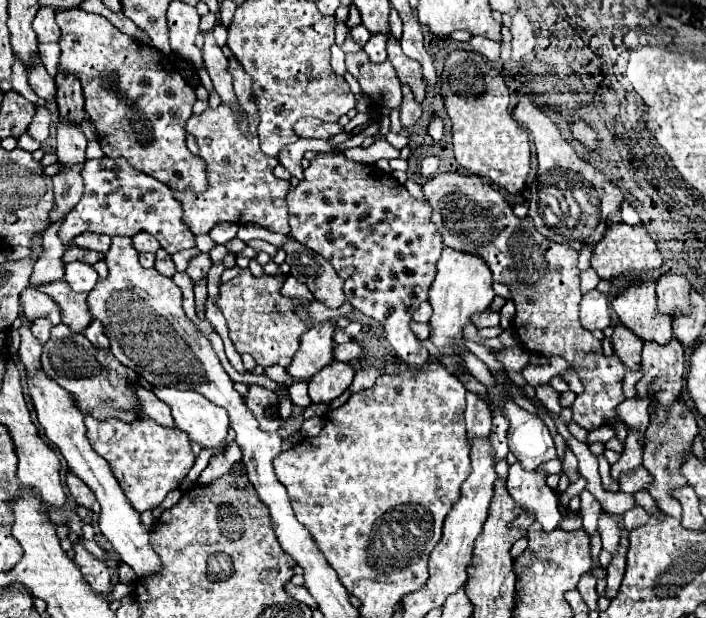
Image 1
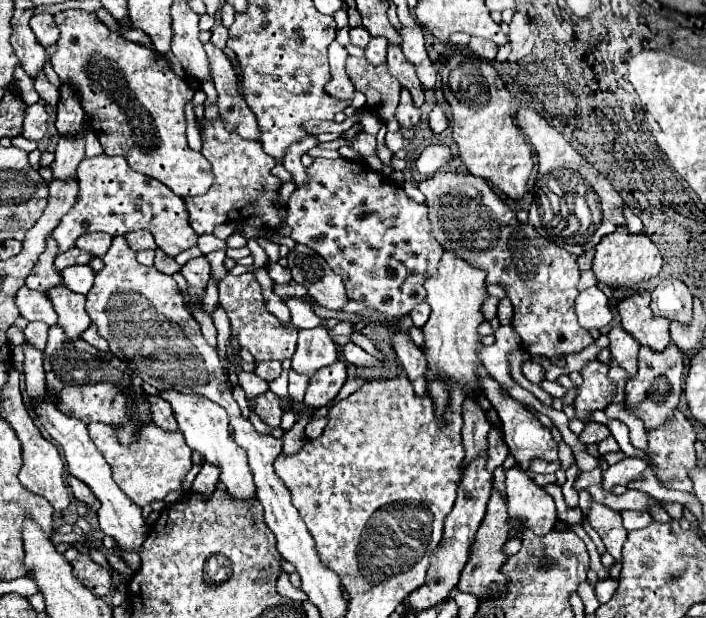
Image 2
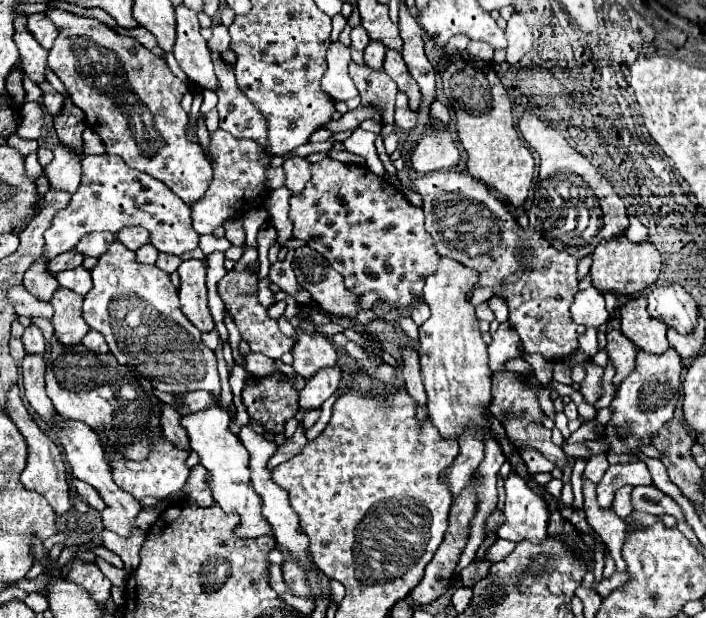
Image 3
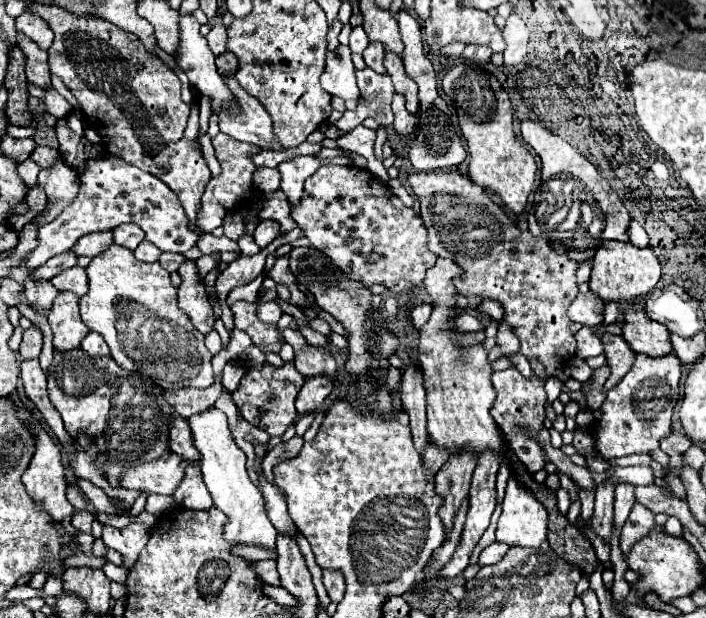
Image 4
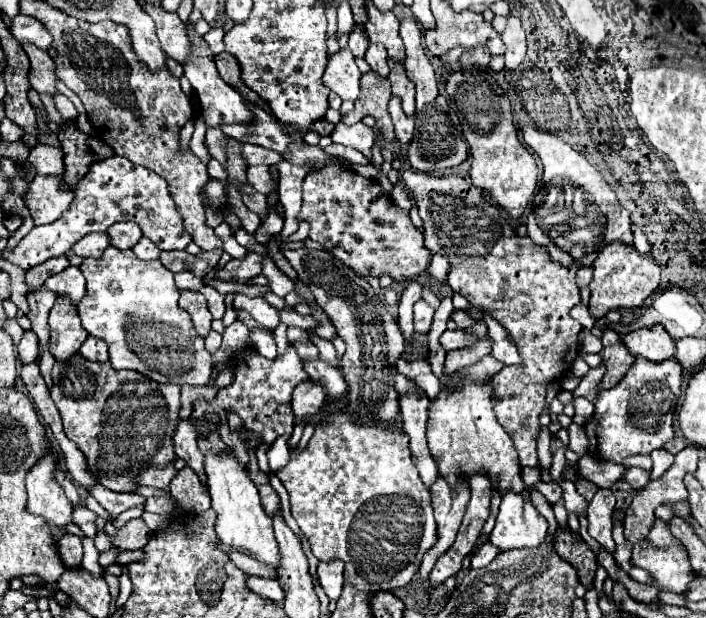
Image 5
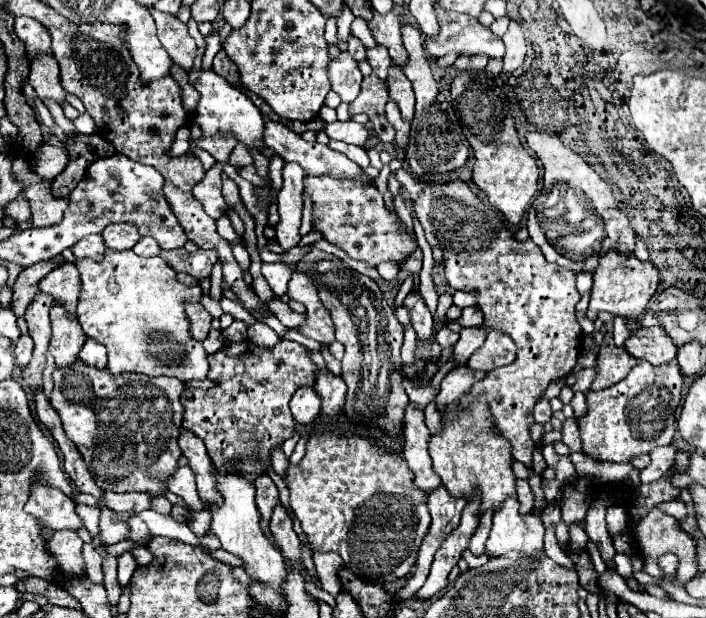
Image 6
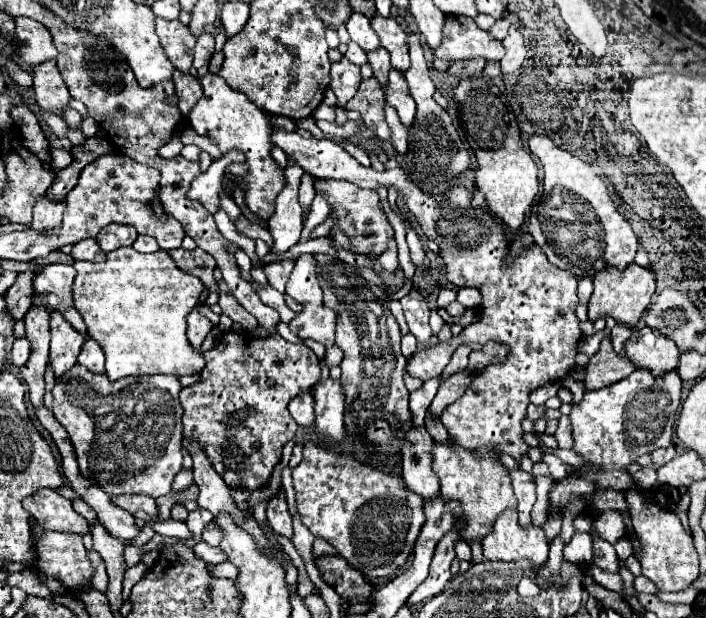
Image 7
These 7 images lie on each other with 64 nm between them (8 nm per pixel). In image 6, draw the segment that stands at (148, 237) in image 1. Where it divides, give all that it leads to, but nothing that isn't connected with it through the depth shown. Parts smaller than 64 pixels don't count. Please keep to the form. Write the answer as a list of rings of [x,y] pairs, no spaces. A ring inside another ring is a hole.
[[[130,222],[124,224],[110,224],[104,230],[104,242],[110,250],[128,250],[140,240],[138,228]]]

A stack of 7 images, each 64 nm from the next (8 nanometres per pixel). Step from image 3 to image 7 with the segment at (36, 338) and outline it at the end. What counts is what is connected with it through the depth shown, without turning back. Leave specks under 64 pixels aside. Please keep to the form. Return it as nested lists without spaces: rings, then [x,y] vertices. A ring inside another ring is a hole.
[[[18,338],[12,346],[12,352],[10,352],[10,360],[12,360],[12,366],[16,368],[22,368],[30,358],[30,342],[28,338]]]

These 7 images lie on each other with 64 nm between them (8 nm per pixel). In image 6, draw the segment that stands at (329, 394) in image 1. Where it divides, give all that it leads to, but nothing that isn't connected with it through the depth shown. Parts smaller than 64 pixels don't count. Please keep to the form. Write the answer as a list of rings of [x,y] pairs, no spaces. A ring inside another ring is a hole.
[[[308,386],[298,388],[290,400],[290,410],[294,414],[294,420],[300,424],[312,422],[320,412],[320,402],[322,400],[314,388],[308,388]]]

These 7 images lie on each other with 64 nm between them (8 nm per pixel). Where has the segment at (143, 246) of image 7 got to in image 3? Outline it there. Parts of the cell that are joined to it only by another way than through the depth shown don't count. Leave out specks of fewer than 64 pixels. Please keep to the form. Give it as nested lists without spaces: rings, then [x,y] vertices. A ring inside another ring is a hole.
[[[146,244],[144,248],[136,250],[136,258],[142,264],[154,264],[156,262],[156,256],[158,256],[158,250],[152,244]]]

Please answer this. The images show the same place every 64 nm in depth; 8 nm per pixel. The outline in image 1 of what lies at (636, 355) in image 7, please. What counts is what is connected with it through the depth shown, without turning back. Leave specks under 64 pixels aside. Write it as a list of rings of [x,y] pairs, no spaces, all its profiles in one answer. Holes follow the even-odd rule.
[[[656,282],[626,286],[612,300],[612,308],[622,324],[642,340],[666,344],[672,338],[672,316],[662,314],[656,306]]]

